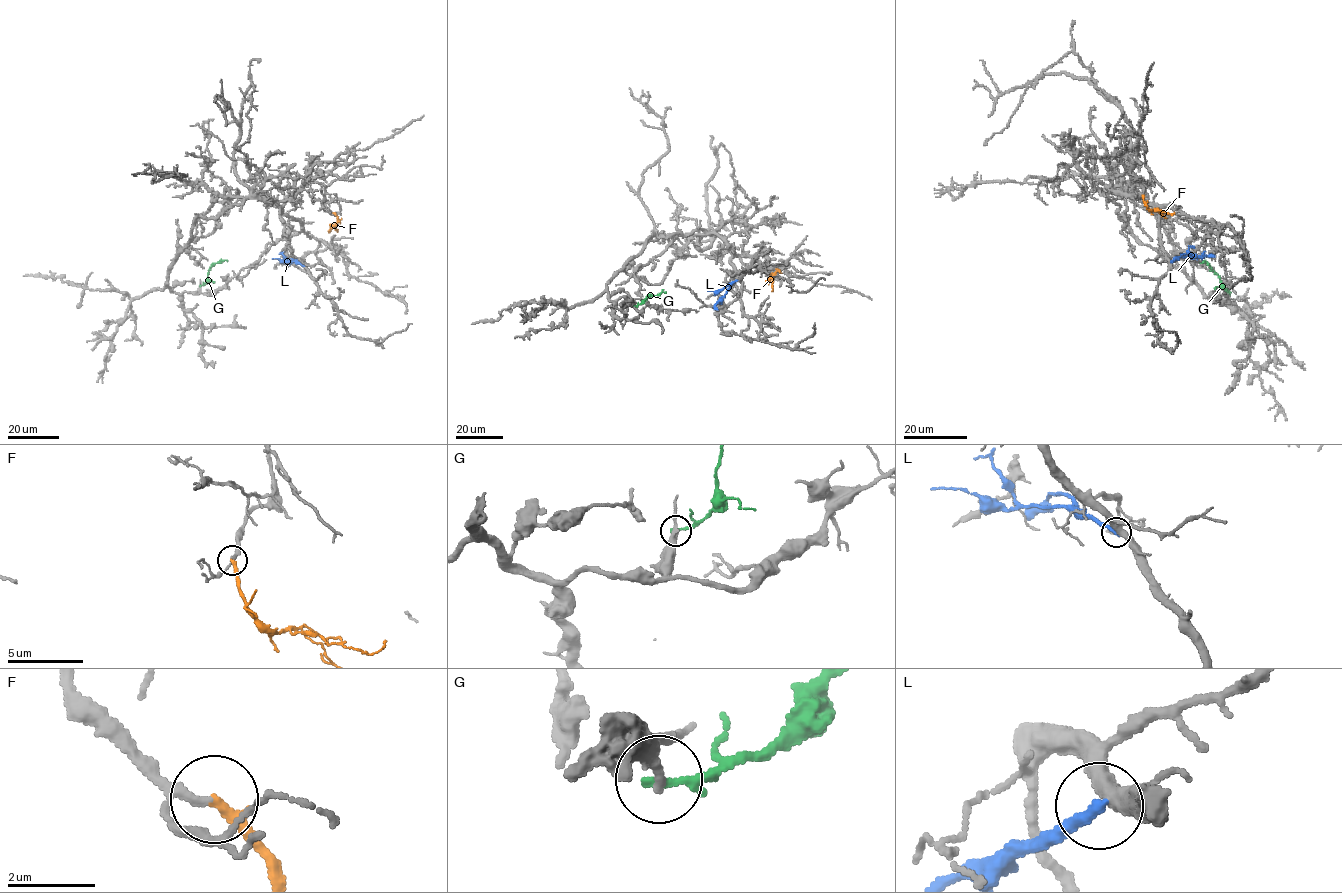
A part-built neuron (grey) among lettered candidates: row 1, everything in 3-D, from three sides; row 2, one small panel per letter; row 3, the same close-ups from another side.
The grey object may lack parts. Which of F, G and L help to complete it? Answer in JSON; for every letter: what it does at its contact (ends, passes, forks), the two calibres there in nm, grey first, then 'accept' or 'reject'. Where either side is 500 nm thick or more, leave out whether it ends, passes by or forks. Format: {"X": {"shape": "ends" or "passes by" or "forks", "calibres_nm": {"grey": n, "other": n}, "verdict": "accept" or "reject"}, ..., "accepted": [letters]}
{"F": {"shape": "ends", "calibres_nm": {"grey": 150, "other": 260}, "verdict": "accept"}, "G": {"shape": "ends", "calibres_nm": {"grey": 220, "other": 200}, "verdict": "reject"}, "L": {"shape": "ends", "calibres_nm": {"grey": 440, "other": 280}, "verdict": "reject"}, "accepted": ["F"]}

